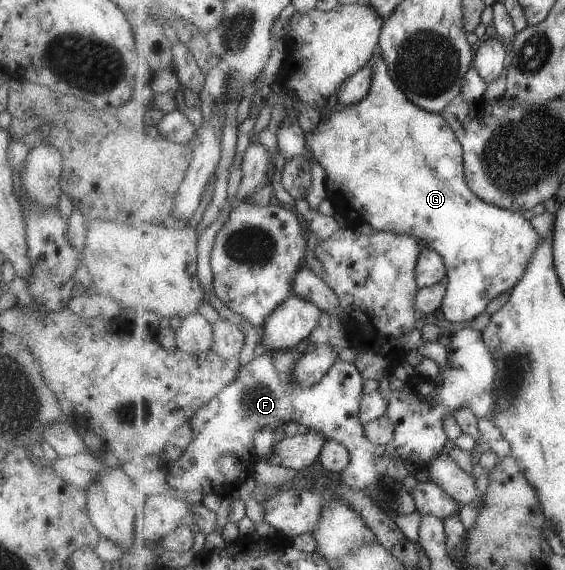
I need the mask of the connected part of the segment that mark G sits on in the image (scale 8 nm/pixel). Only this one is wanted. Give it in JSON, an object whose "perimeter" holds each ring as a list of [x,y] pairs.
{"perimeter":[[[375,50],[375,54],[370,58],[371,64],[373,64],[373,84],[371,84],[371,92],[361,102],[353,104],[351,106],[333,106],[326,116],[319,121],[317,126],[311,131],[307,132],[305,138],[307,139],[307,148],[313,152],[313,158],[325,168],[327,171],[326,185],[328,197],[335,204],[337,208],[337,214],[345,216],[347,218],[349,226],[354,228],[358,225],[362,225],[364,222],[369,222],[375,230],[387,231],[387,232],[401,232],[401,234],[411,234],[415,238],[421,240],[424,247],[429,247],[439,251],[439,254],[445,258],[445,266],[447,266],[448,287],[447,294],[445,295],[444,303],[441,306],[445,319],[449,322],[466,322],[475,320],[481,312],[485,312],[487,307],[494,301],[500,294],[506,293],[518,284],[518,282],[525,276],[527,272],[527,266],[531,264],[533,260],[533,254],[535,254],[535,248],[539,246],[541,237],[539,232],[533,228],[533,224],[527,218],[523,218],[523,213],[516,213],[512,210],[502,209],[488,201],[484,201],[479,198],[469,186],[465,174],[465,161],[464,150],[459,142],[459,137],[455,134],[455,131],[447,124],[447,120],[443,118],[442,113],[432,113],[422,108],[419,108],[414,102],[411,102],[407,98],[407,95],[399,86],[397,86],[394,78],[391,78],[389,66],[387,66],[387,60],[383,58],[383,55]]]}

